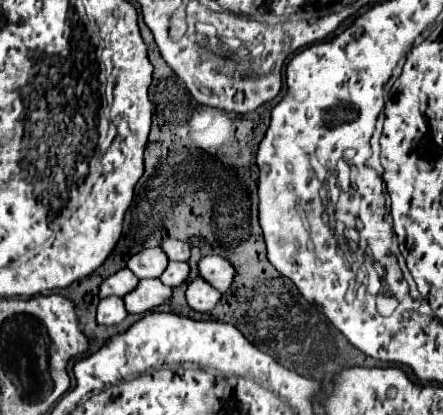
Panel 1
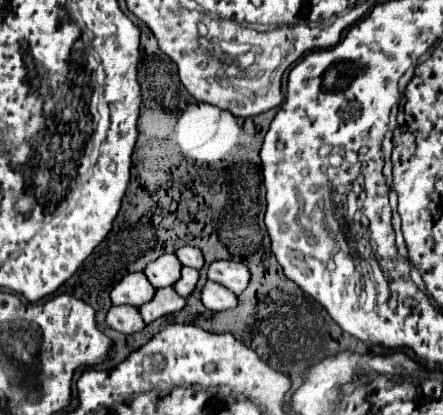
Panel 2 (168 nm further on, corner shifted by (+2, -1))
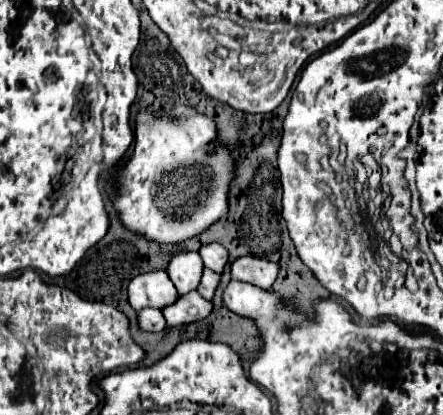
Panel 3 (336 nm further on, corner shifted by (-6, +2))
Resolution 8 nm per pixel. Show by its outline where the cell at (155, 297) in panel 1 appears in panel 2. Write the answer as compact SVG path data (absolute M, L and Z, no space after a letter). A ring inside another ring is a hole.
M158 288L156 296L148 304L142 304L138 308L138 312L140 312L142 320L150 324L160 316L166 316L166 314L180 310L184 304L186 304L186 300L182 296L178 296L174 292L174 288Z

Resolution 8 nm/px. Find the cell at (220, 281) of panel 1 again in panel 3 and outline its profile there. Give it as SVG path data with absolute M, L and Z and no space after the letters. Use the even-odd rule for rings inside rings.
M240 257L232 263L232 279L270 289L278 277L278 265L260 257Z

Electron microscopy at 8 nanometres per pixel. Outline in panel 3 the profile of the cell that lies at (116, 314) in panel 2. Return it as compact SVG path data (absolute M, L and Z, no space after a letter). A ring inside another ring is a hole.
M148 307L148 309L142 309L140 313L138 313L138 323L140 323L140 329L144 329L144 331L162 331L164 327L166 327L166 321L164 321L164 317L162 317L162 311L160 309L152 309L152 307Z

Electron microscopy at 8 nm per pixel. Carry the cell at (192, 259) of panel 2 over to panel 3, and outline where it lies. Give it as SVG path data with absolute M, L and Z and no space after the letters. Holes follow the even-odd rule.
M218 243L202 245L200 257L204 261L204 267L208 267L208 269L212 269L216 273L222 273L226 263L228 263L228 251L222 245L218 245Z

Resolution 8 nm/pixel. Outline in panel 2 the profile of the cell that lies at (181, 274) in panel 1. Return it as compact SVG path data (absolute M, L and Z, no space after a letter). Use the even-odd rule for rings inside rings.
M182 268L182 276L180 276L180 280L174 284L174 290L176 290L180 296L186 298L186 296L194 290L196 282L198 282L198 270L194 270L194 268Z

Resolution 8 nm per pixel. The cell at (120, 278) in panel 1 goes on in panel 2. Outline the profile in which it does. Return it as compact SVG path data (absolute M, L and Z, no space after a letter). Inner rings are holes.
M132 272L126 274L110 292L112 304L132 304L140 306L154 296L154 286L144 278L142 272Z

